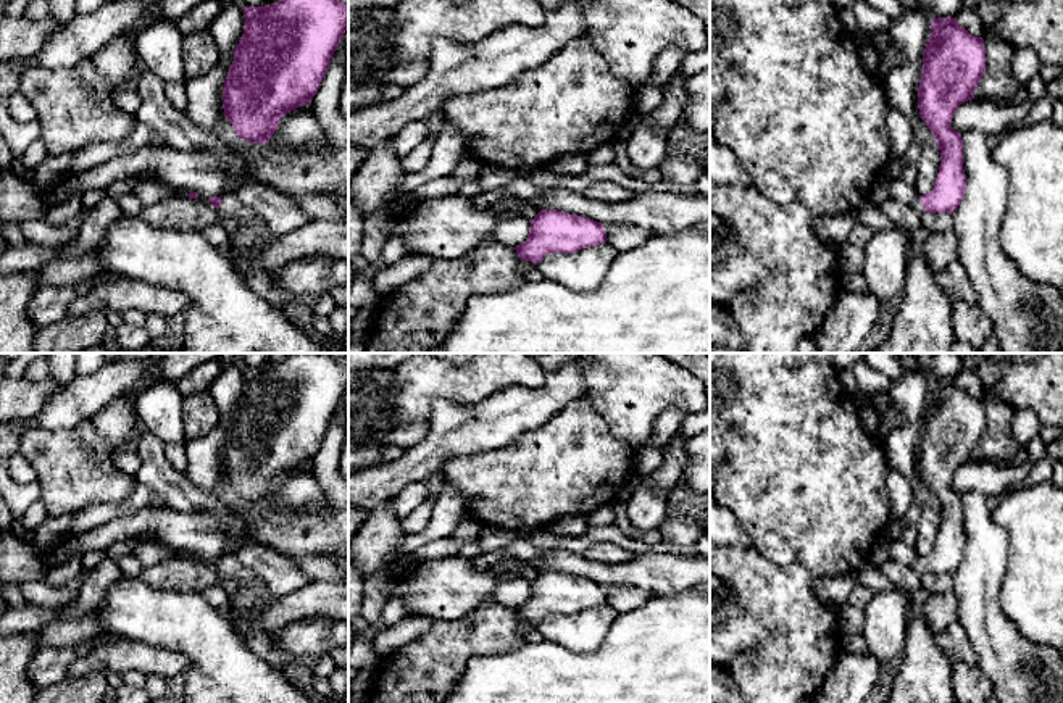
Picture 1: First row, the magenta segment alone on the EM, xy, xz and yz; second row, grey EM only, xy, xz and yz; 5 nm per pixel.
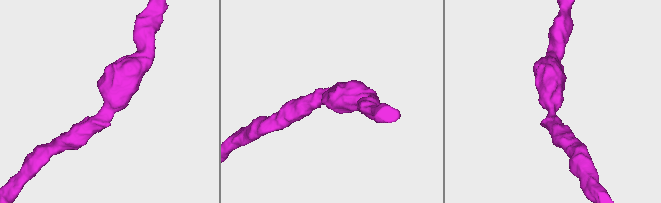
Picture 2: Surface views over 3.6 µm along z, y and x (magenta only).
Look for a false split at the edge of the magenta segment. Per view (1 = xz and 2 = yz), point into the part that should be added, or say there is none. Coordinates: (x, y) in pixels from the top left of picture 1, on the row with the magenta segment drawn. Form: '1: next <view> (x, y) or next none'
1: next none
2: next yz (917, 205)

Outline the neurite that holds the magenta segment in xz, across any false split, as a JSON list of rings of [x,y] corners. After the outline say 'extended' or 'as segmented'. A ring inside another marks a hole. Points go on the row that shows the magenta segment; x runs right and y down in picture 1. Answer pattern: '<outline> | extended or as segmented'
[[[544,210],[531,219],[527,240],[516,245],[518,256],[537,264],[548,253],[574,253],[582,248],[595,247],[607,242],[605,226],[586,216],[569,214],[557,210]]] | as segmented

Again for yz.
[[[934,18],[923,53],[918,108],[919,118],[936,137],[940,166],[934,189],[911,200],[919,214],[952,214],[965,197],[963,139],[952,127],[952,119],[961,103],[974,98],[984,73],[984,39],[971,35],[957,18]]] | extended

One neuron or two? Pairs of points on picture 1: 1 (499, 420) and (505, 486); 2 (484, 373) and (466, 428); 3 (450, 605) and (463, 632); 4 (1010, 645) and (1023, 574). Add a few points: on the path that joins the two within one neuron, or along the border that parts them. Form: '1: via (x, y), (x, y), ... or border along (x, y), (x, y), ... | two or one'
1: border along (536, 429), (528, 429), (502, 445), (465, 455) | two
2: border along (508, 387), (471, 405), (454, 405), (437, 399) | two
3: border along (479, 605), (457, 619), (433, 619) | two
4: border along (1000, 587), (1002, 611), (1029, 640), (1046, 645) | two

